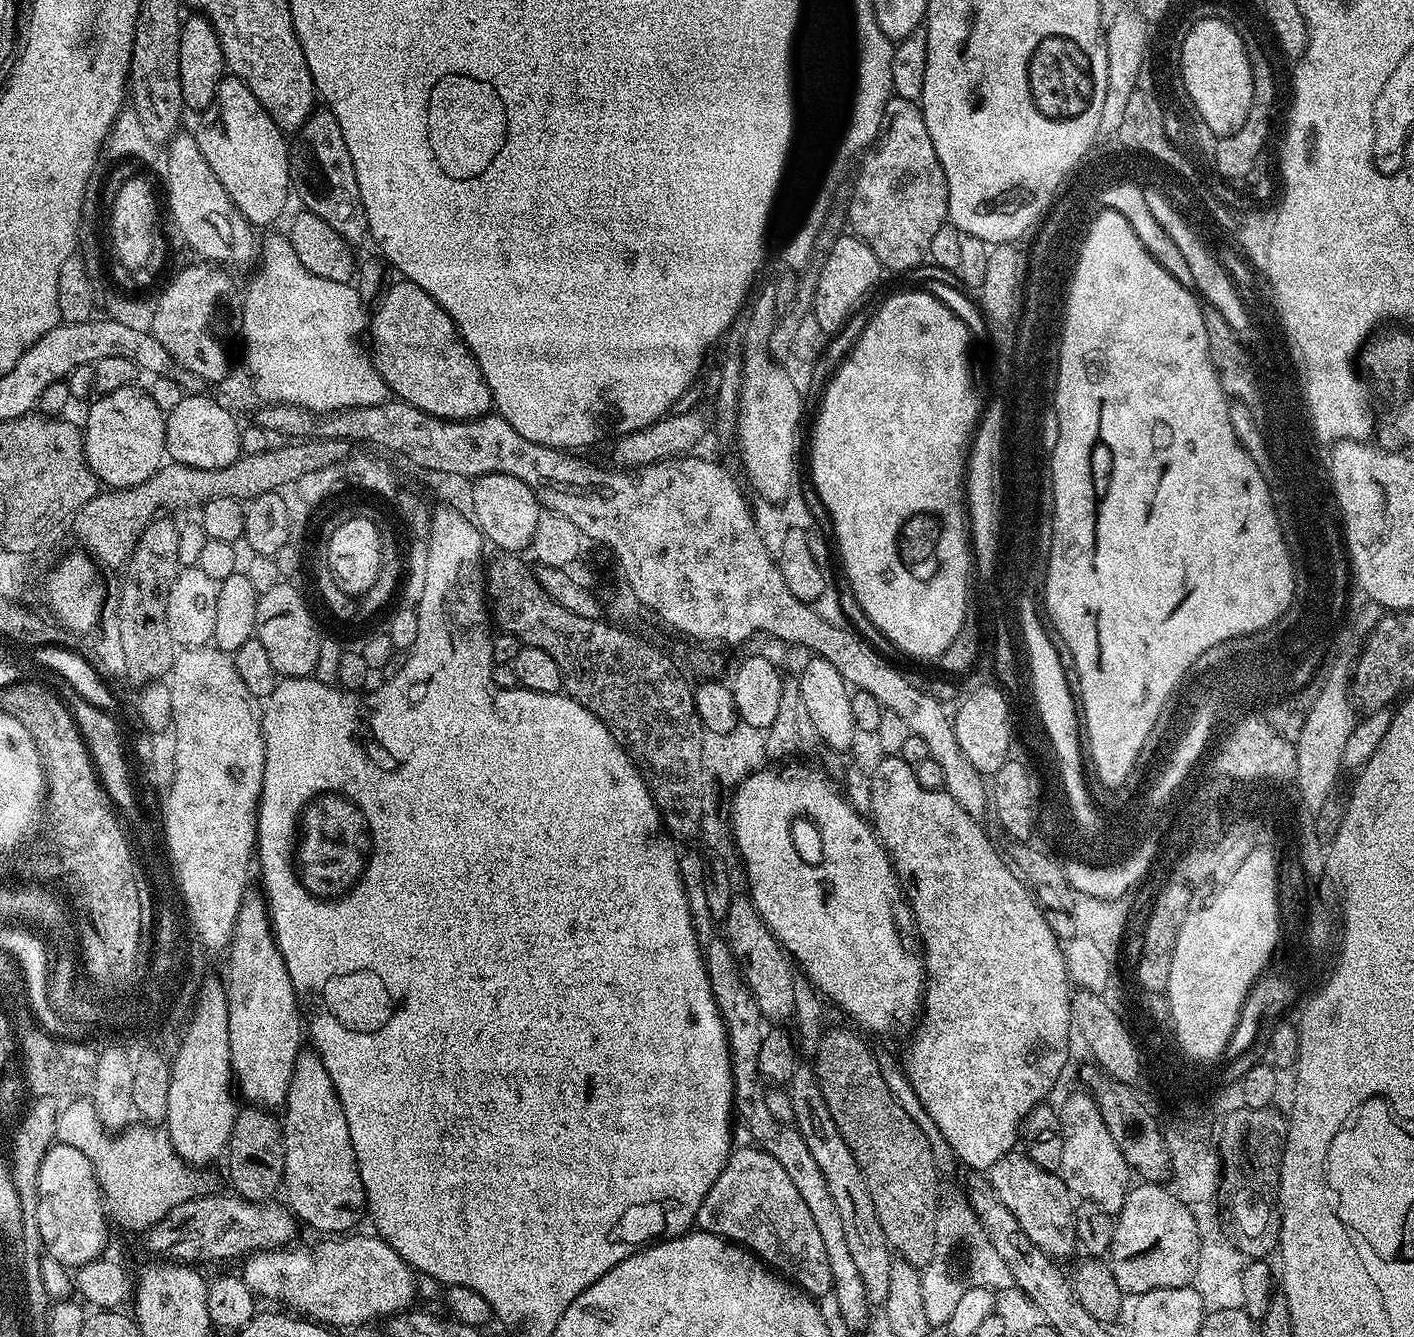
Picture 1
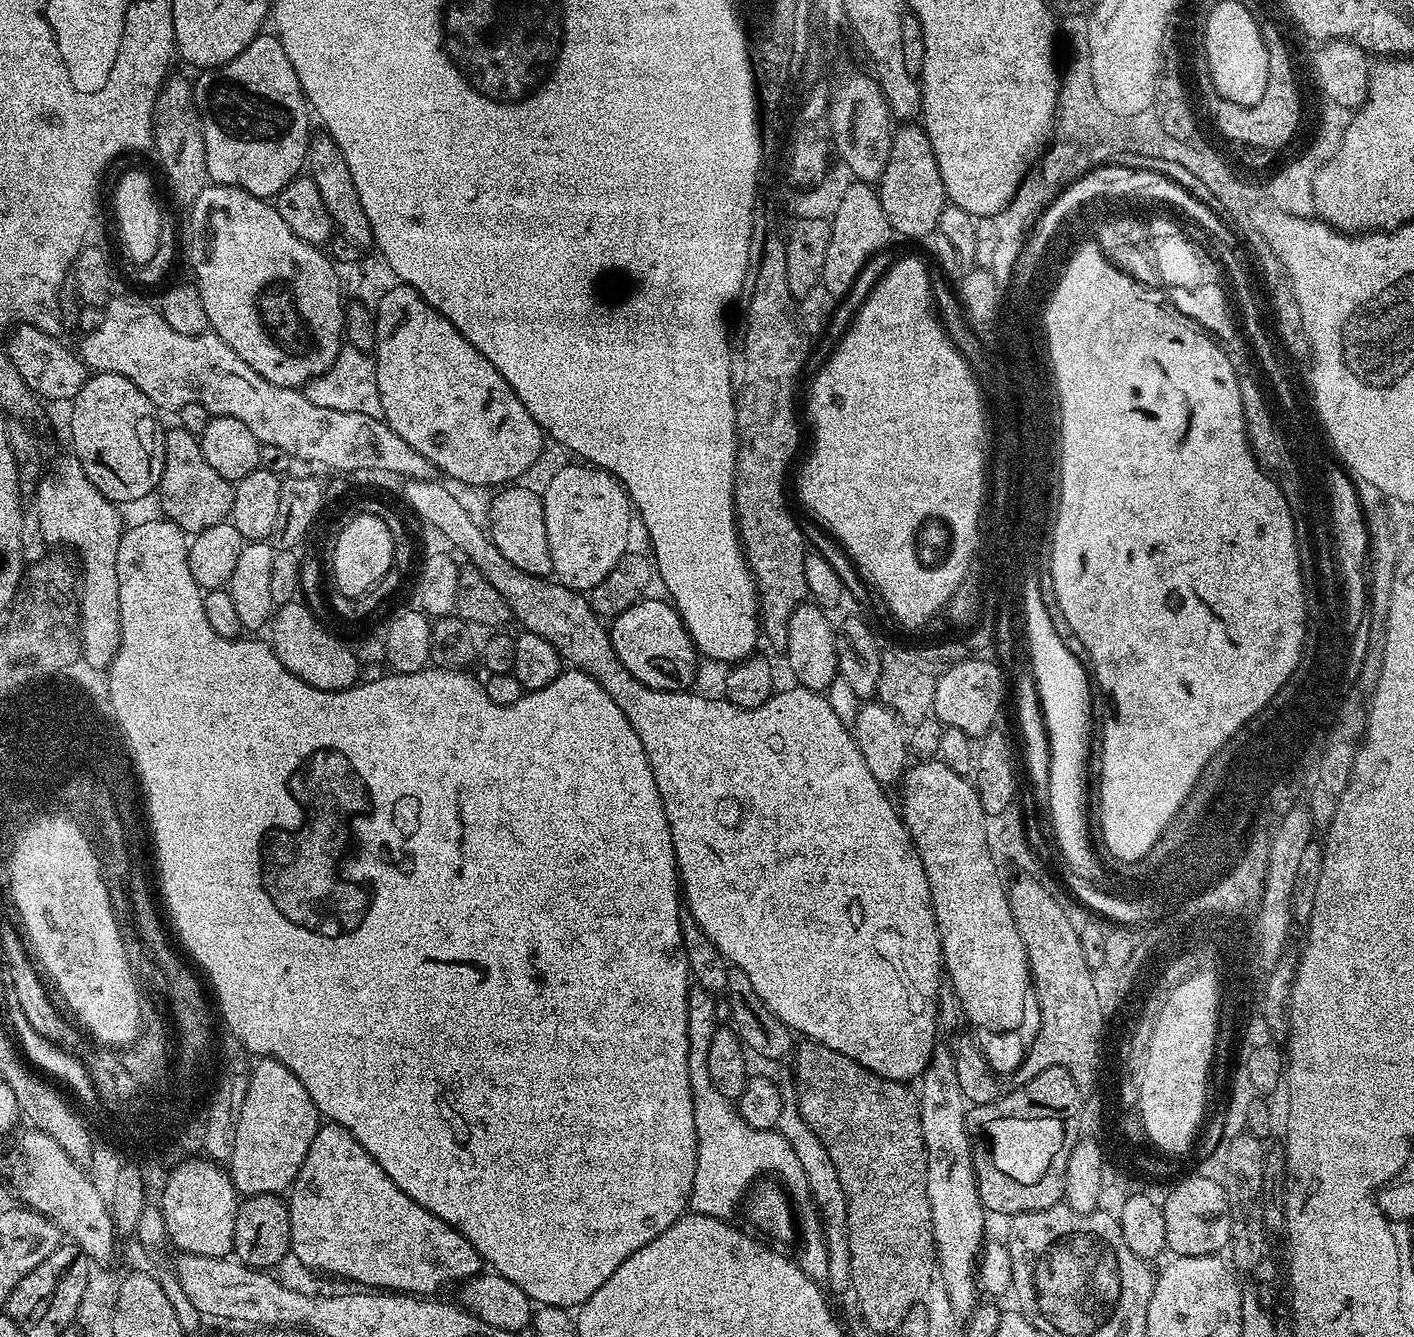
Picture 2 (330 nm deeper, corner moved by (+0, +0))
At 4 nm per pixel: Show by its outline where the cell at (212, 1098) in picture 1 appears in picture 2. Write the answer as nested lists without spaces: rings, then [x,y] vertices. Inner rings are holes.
[[[189,1158],[167,1174],[158,1207],[164,1214],[169,1241],[176,1243],[180,1252],[223,1257],[232,1252],[238,1193],[231,1175],[222,1169],[208,1158]]]

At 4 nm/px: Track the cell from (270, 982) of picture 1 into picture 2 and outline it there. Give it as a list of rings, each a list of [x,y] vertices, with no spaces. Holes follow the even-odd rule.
[[[260,1058],[251,1065],[248,1079],[248,1089],[245,1101],[242,1103],[241,1124],[237,1128],[239,1137],[234,1146],[230,1161],[232,1185],[236,1187],[241,1197],[247,1198],[258,1194],[284,1194],[291,1189],[302,1170],[302,1162],[306,1162],[306,1153],[310,1151],[310,1142],[314,1142],[314,1134],[322,1123],[322,1113],[318,1105],[312,1101],[312,1096],[298,1082],[294,1072],[288,1065],[271,1058]]]

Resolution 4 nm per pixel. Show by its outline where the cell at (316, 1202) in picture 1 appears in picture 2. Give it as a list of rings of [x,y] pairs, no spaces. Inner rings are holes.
[[[321,1123],[314,1134],[314,1142],[310,1142],[306,1162],[302,1162],[302,1170],[292,1184],[286,1203],[290,1214],[291,1255],[294,1260],[296,1256],[297,1262],[304,1268],[353,1280],[356,1283],[353,1285],[368,1290],[415,1294],[420,1298],[440,1294],[448,1283],[459,1285],[482,1271],[482,1261],[472,1241],[467,1240],[463,1232],[442,1222],[440,1216],[430,1214],[430,1210],[418,1206],[416,1200],[402,1194],[386,1170],[378,1166],[375,1158],[360,1145],[358,1138],[354,1138],[351,1130],[343,1128],[341,1124]]]

